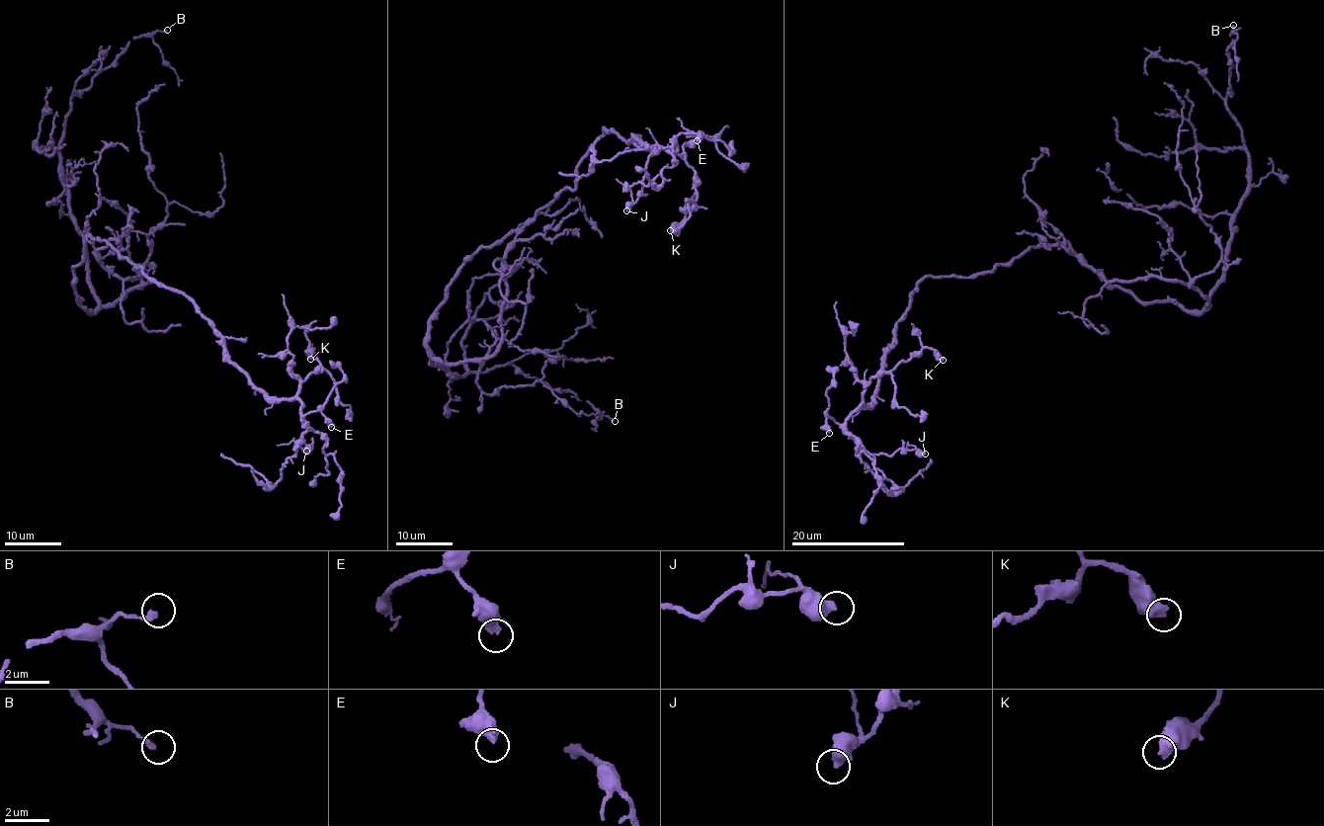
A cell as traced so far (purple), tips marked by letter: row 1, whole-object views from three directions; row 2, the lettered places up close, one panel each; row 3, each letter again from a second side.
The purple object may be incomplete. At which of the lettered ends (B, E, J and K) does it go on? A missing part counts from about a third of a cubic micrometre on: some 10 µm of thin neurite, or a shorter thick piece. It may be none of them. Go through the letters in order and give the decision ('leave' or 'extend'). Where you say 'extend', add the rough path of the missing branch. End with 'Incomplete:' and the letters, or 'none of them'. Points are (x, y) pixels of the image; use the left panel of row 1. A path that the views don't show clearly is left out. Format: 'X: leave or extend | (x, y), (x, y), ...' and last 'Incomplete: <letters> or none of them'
B: leave
E: leave
J: leave
K: leave
Incomplete: none of them

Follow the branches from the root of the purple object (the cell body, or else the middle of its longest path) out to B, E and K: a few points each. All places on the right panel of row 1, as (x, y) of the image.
B: (1057, 244), (1143, 301), (1191, 311), (1209, 303), (1248, 182), (1241, 126), (1226, 107), (1233, 25)
E: (1057, 244), (1025, 249), (993, 271), (918, 282), (871, 403), (843, 424), (827, 416), (829, 433)
K: (1057, 244), (1025, 249), (993, 271), (918, 282), (871, 403), (862, 403), (871, 377), (924, 348), (943, 360)

